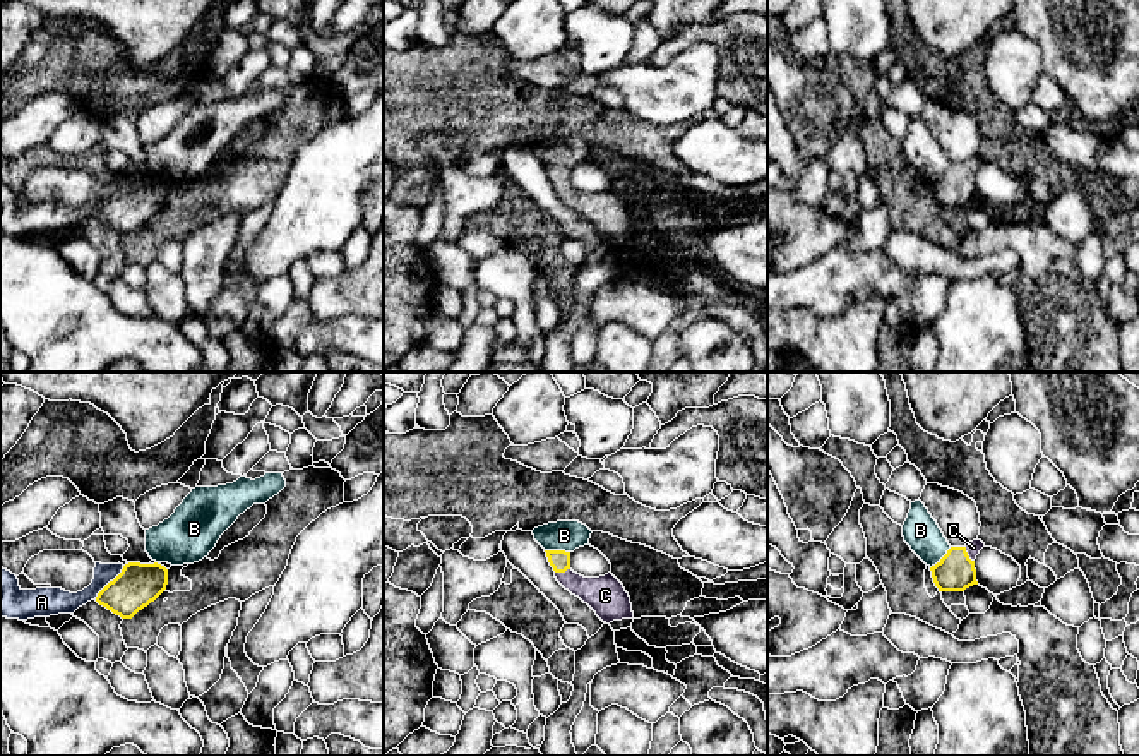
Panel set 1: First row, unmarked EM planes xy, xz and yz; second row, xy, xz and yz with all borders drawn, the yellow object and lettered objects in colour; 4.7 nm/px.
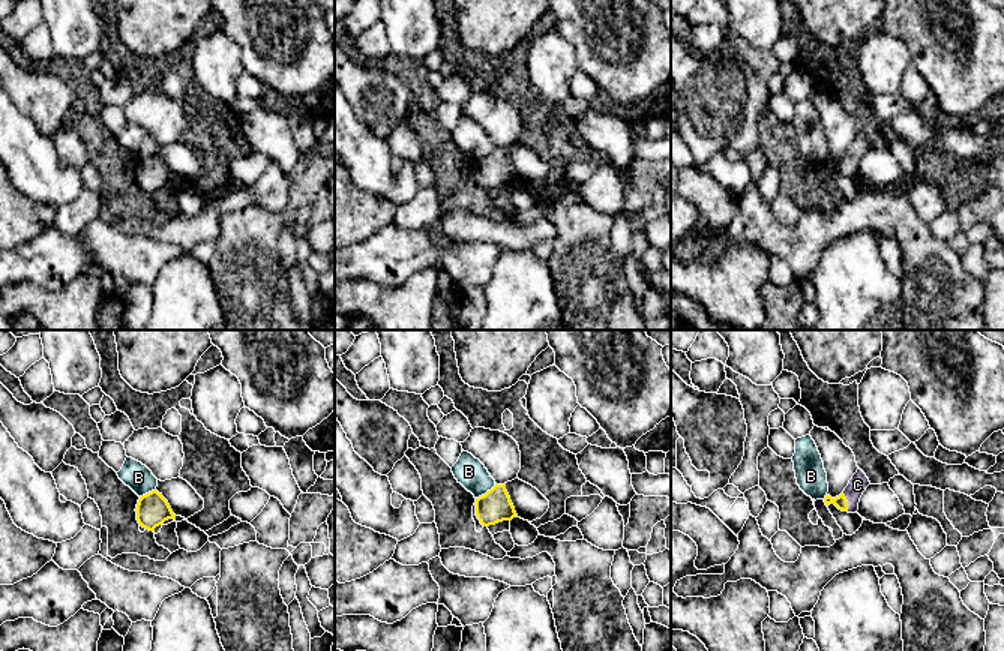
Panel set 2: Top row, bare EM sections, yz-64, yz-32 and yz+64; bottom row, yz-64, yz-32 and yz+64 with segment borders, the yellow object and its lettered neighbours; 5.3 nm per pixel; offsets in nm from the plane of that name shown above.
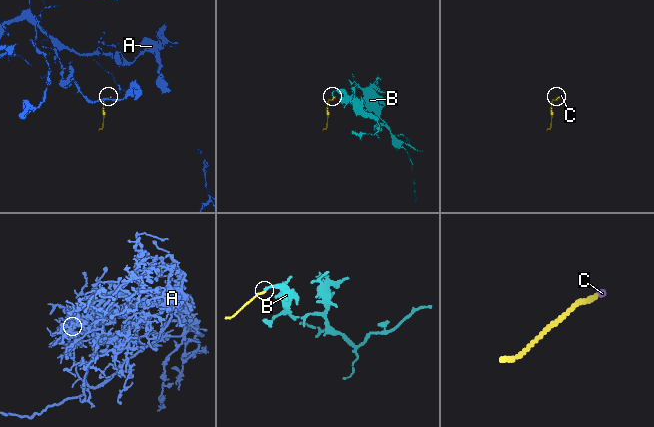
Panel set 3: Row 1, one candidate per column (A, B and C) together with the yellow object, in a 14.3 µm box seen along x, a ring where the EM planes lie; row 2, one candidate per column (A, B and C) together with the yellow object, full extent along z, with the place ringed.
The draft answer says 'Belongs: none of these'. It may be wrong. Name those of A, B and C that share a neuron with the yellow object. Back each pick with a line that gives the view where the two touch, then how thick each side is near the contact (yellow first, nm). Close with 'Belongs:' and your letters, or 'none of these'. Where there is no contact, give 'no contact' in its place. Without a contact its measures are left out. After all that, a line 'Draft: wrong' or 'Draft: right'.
C: meets yellow in yz; 180 nm thick on the yellow side, 70 nm on the other
Belongs: C
Draft: wrong

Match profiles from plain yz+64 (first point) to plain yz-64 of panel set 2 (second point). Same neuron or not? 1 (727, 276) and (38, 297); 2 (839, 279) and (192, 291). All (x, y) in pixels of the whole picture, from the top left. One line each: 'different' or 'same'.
1: same
2: same

